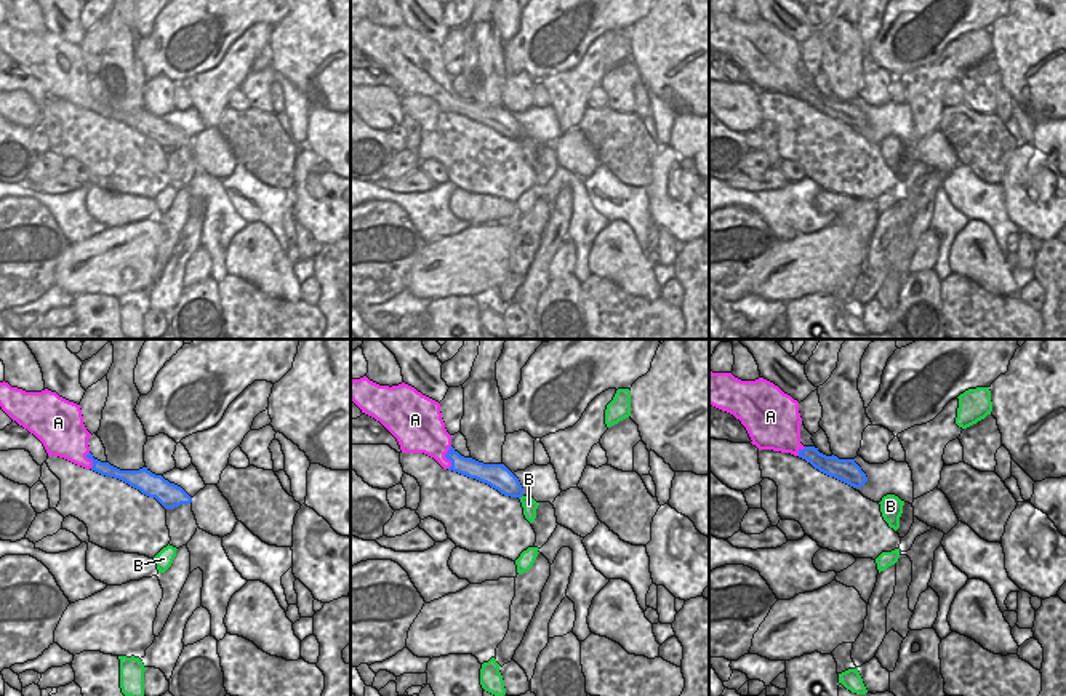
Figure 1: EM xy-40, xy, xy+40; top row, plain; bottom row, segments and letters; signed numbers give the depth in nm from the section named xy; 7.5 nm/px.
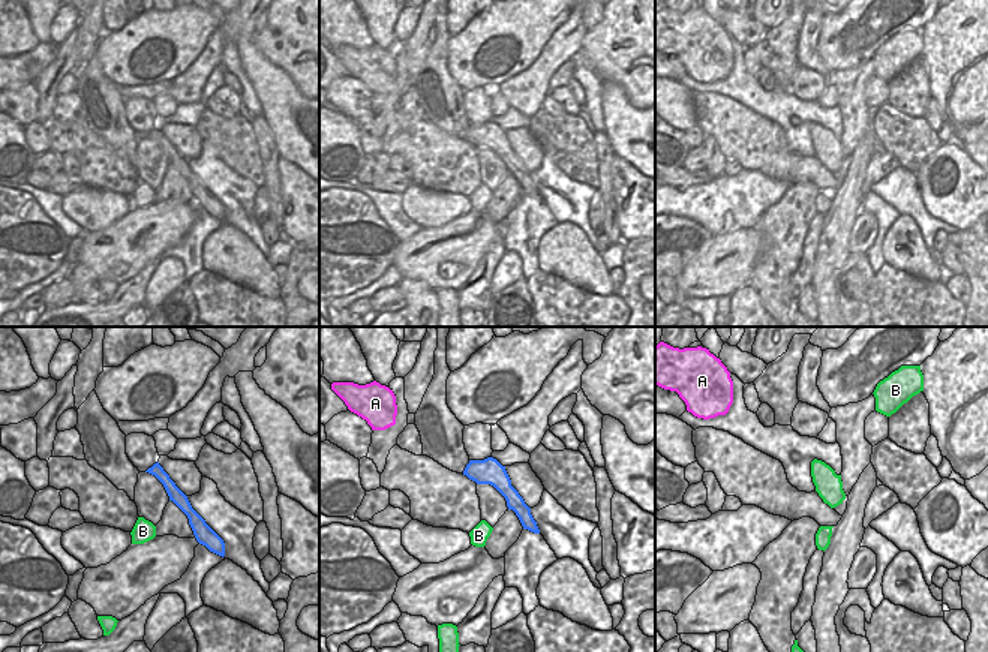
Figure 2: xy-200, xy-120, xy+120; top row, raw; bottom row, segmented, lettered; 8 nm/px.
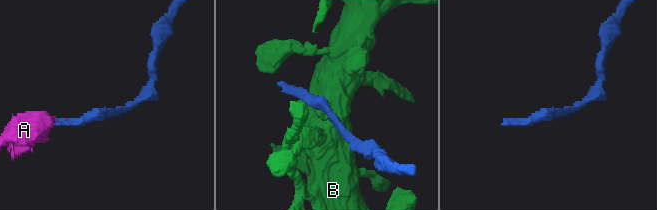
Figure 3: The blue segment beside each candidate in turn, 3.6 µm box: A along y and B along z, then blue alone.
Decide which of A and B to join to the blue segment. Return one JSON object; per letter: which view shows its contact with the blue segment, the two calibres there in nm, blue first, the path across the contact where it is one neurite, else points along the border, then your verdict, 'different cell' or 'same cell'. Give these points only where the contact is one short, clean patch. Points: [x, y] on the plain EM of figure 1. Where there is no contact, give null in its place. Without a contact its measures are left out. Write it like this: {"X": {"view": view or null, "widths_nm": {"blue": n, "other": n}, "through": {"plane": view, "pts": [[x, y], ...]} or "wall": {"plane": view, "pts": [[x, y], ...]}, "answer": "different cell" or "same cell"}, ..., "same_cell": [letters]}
{"A": {"view": "xy", "widths_nm": {"blue": 140, "other": 300}, "answer": "same cell"}, "B": {"view": "xy", "widths_nm": {"blue": 190, "other": 110}, "wall": {"plane": "xy", "pts": [[522, 136], [519, 140]]}, "answer": "different cell"}, "same_cell": ["A"]}

